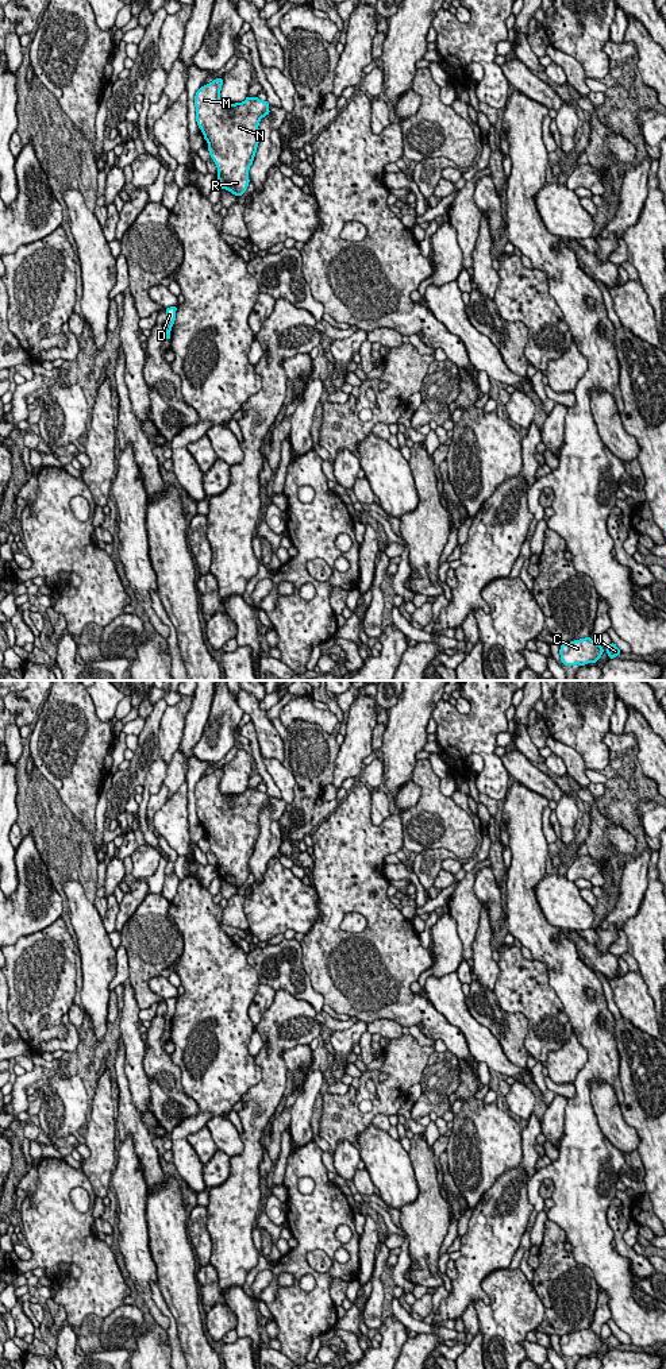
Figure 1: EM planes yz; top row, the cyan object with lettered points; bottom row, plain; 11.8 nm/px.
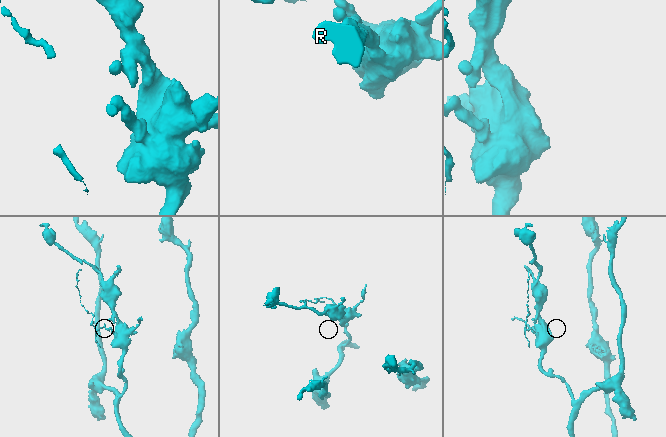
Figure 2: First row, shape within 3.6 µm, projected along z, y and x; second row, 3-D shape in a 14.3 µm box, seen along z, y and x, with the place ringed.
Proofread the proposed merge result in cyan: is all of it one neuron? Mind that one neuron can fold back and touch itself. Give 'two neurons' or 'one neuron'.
two neurons

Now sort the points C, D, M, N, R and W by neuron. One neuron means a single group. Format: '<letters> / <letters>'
C M N R W / D

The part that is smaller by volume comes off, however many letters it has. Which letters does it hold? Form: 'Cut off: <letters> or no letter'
Cut off: D

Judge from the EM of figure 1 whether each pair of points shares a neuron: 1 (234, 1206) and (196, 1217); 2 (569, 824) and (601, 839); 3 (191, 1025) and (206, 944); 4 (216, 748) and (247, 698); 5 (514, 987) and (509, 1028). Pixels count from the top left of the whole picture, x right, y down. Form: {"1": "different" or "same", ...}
{"1": "different", "2": "different", "3": "same", "4": "different", "5": "different"}

